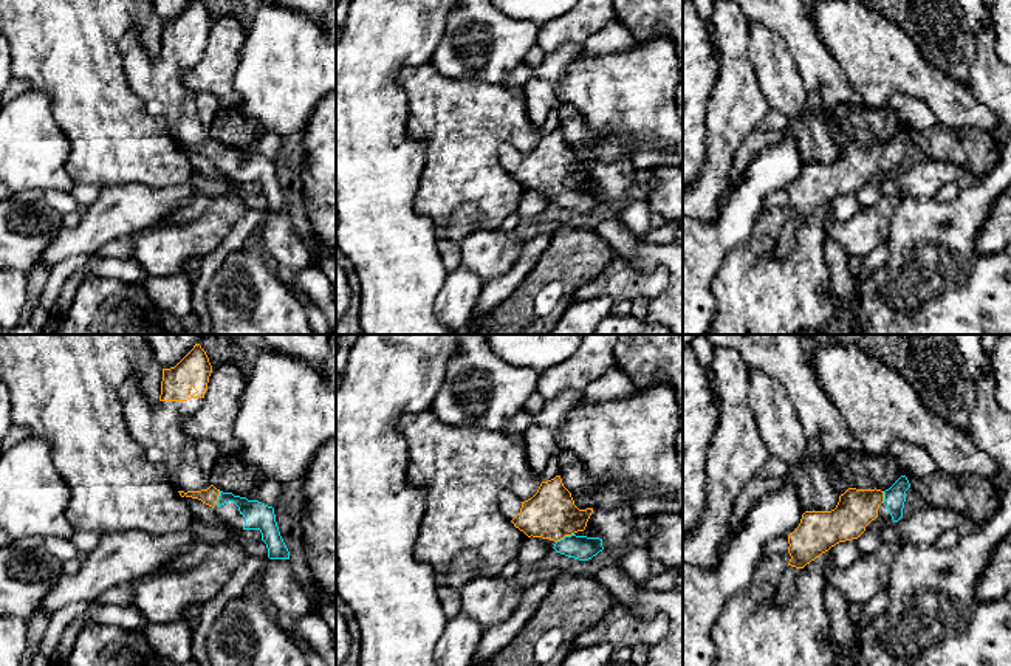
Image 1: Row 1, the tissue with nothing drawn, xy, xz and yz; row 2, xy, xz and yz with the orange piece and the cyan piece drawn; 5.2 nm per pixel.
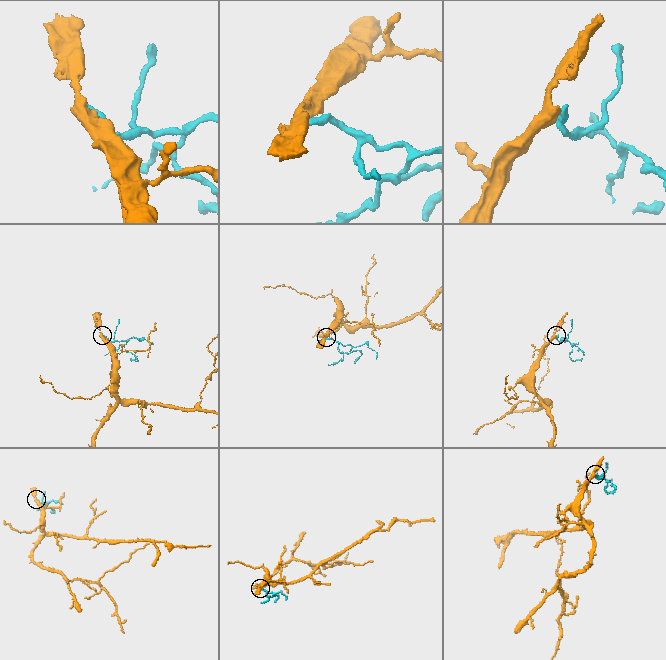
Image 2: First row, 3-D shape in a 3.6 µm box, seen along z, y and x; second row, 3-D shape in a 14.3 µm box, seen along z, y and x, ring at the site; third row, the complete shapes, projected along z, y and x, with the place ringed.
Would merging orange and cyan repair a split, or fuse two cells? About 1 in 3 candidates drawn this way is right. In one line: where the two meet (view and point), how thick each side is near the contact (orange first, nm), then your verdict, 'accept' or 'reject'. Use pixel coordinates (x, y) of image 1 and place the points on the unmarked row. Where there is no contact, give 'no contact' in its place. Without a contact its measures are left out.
contact xz (564, 189); calibres 260 and 130 nm; accept

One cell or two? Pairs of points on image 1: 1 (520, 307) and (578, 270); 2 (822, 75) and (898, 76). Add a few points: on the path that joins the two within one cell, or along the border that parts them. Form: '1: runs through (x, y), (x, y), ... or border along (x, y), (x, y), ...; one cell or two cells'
1: runs through (528, 291), (550, 270), (562, 270); one cell
2: border along (824, 44), (864, 106); two cells

